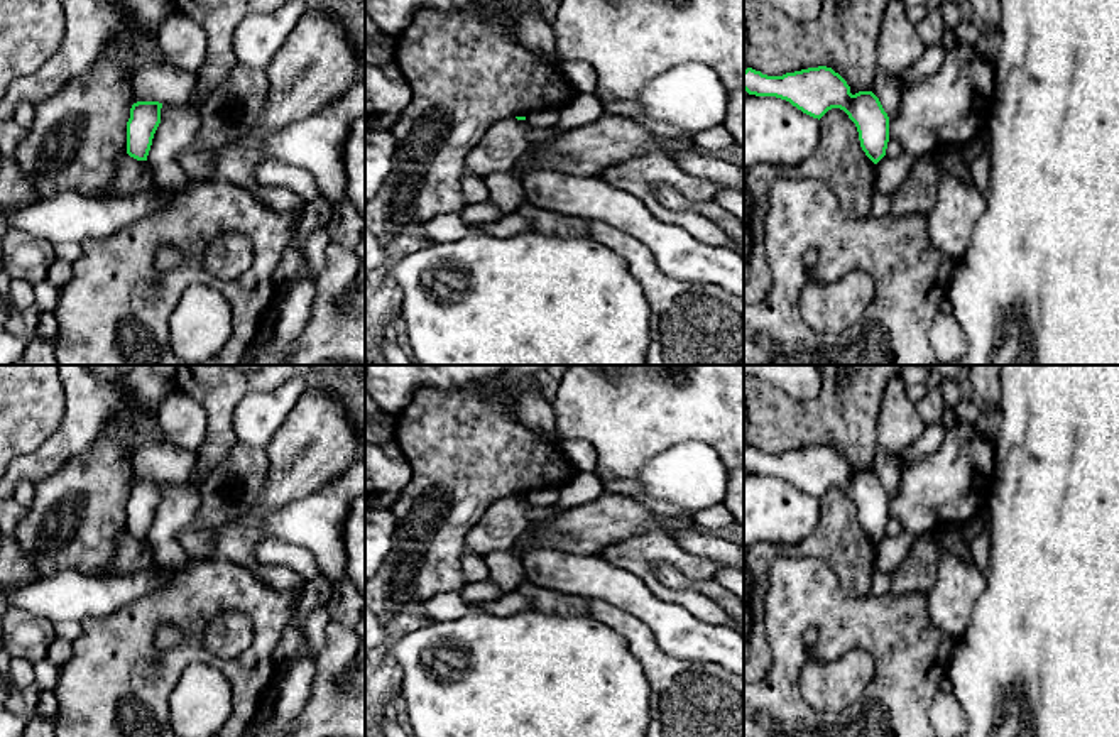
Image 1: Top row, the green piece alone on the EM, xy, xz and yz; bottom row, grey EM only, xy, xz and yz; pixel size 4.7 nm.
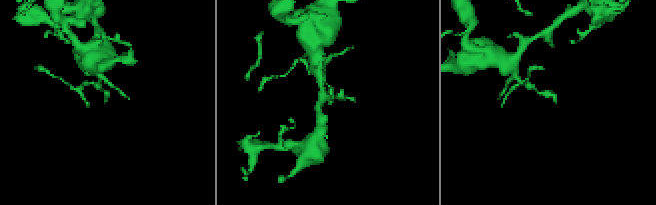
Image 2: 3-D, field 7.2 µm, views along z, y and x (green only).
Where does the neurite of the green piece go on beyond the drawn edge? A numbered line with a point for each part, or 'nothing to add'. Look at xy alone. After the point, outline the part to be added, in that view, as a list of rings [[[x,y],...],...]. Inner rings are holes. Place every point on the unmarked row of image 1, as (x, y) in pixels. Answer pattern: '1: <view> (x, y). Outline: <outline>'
nothing to add

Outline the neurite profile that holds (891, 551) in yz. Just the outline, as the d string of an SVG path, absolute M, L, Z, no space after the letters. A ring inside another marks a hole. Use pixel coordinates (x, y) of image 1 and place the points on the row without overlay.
M901 531L898 536L884 534L876 543L874 554L876 570L892 575L894 570L908 558L914 539L916 536L911 536L906 531Z

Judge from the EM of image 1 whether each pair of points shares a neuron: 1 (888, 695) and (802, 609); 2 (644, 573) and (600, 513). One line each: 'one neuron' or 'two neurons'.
1: one neuron
2: two neurons

